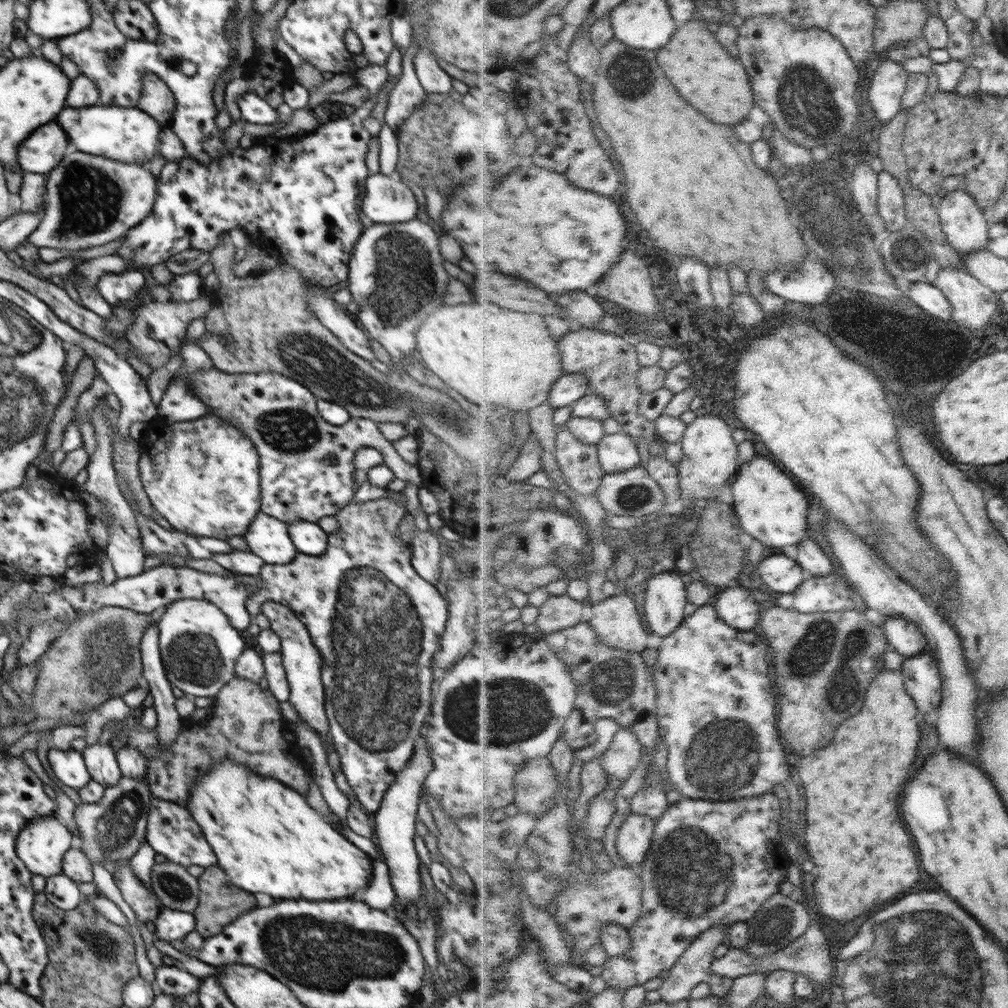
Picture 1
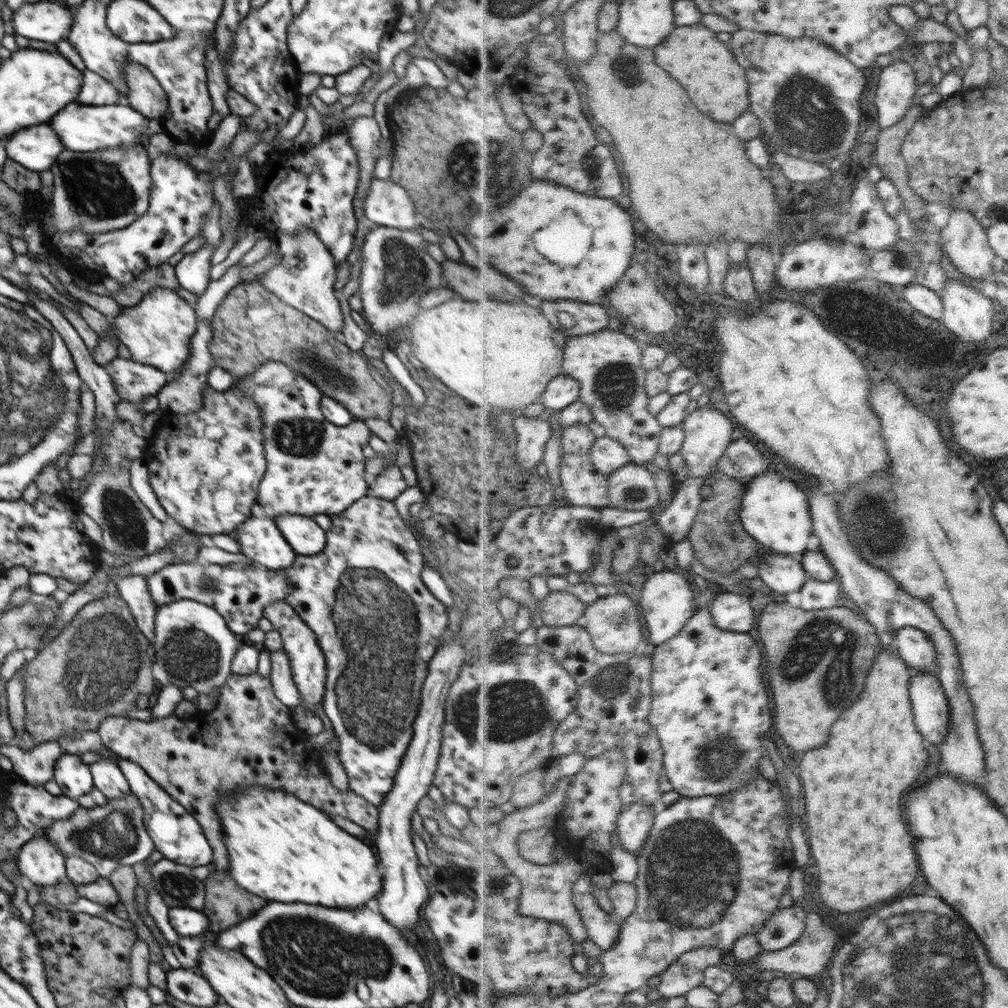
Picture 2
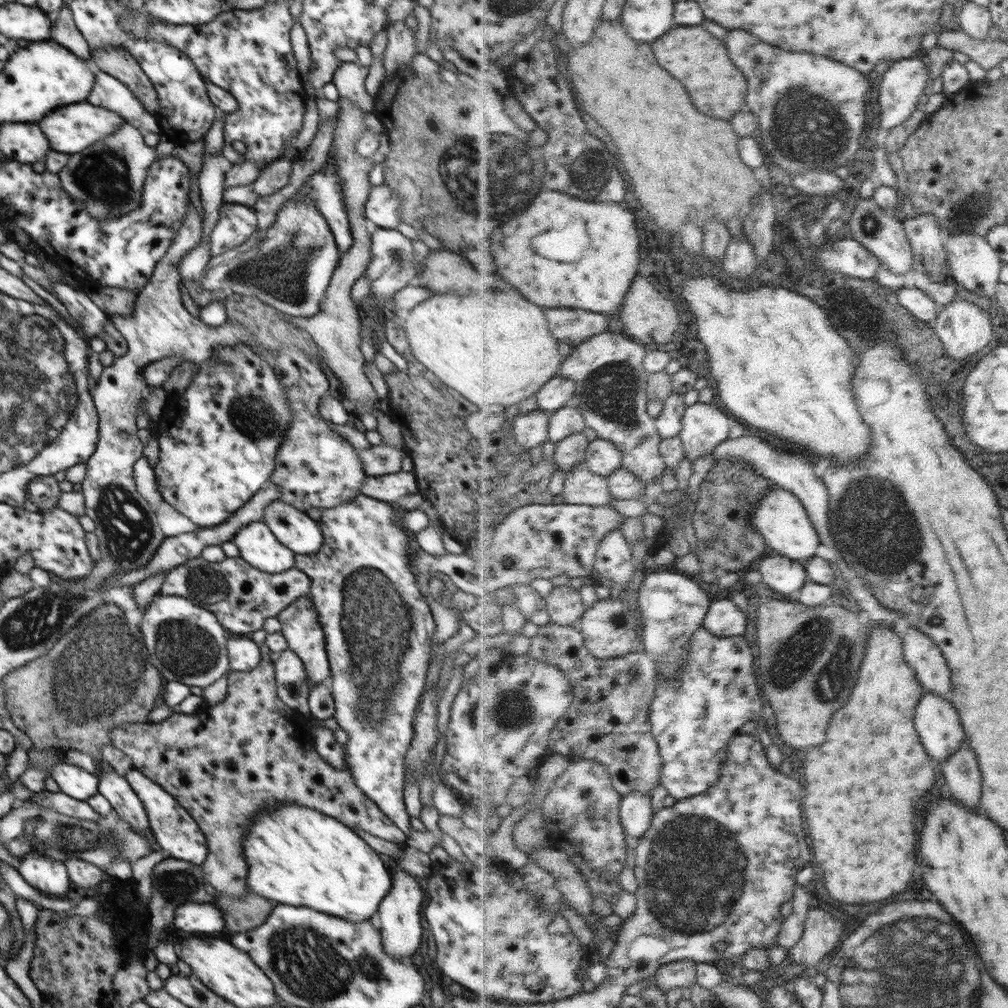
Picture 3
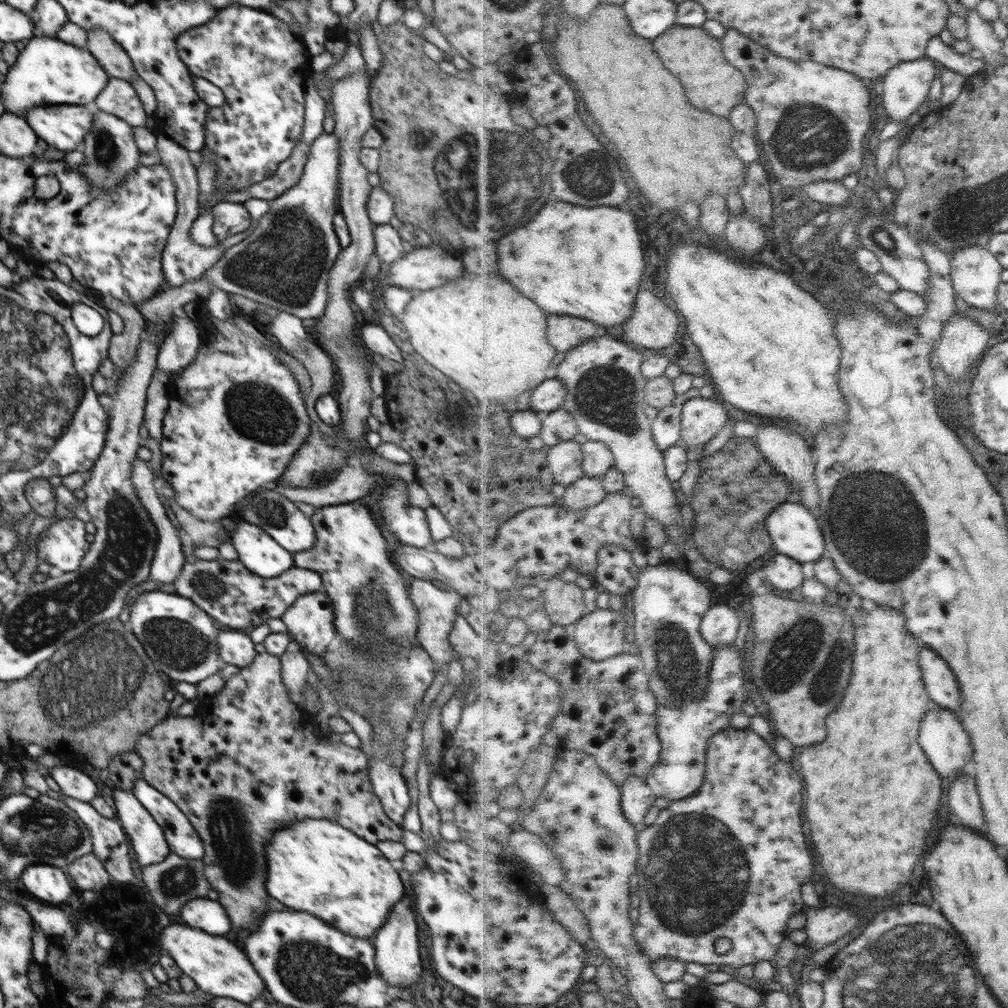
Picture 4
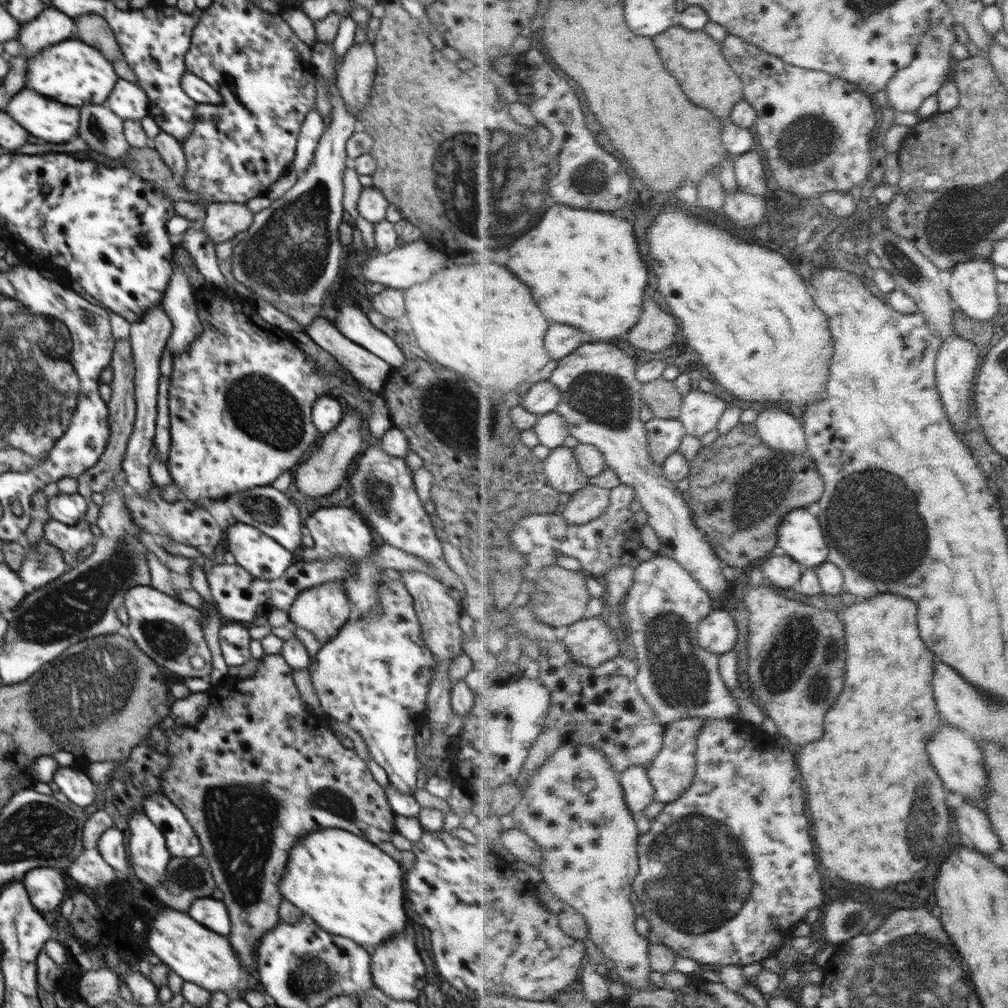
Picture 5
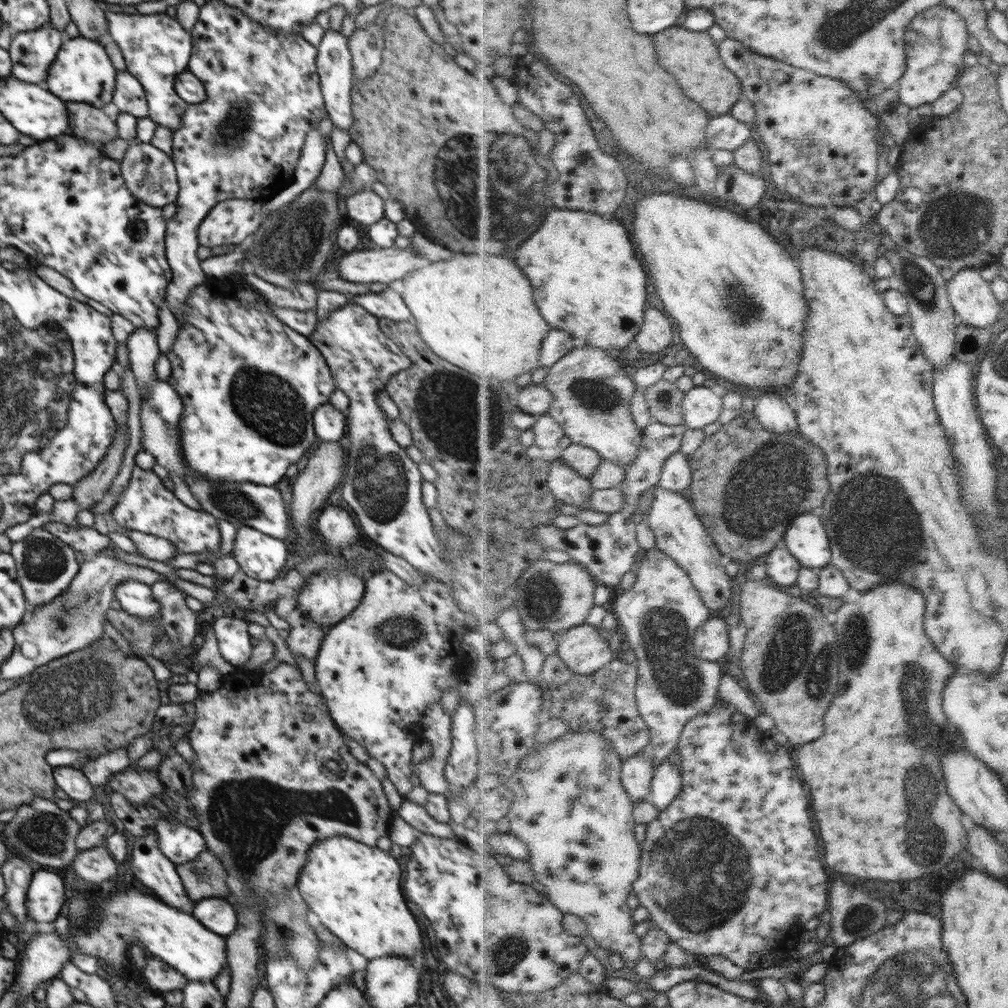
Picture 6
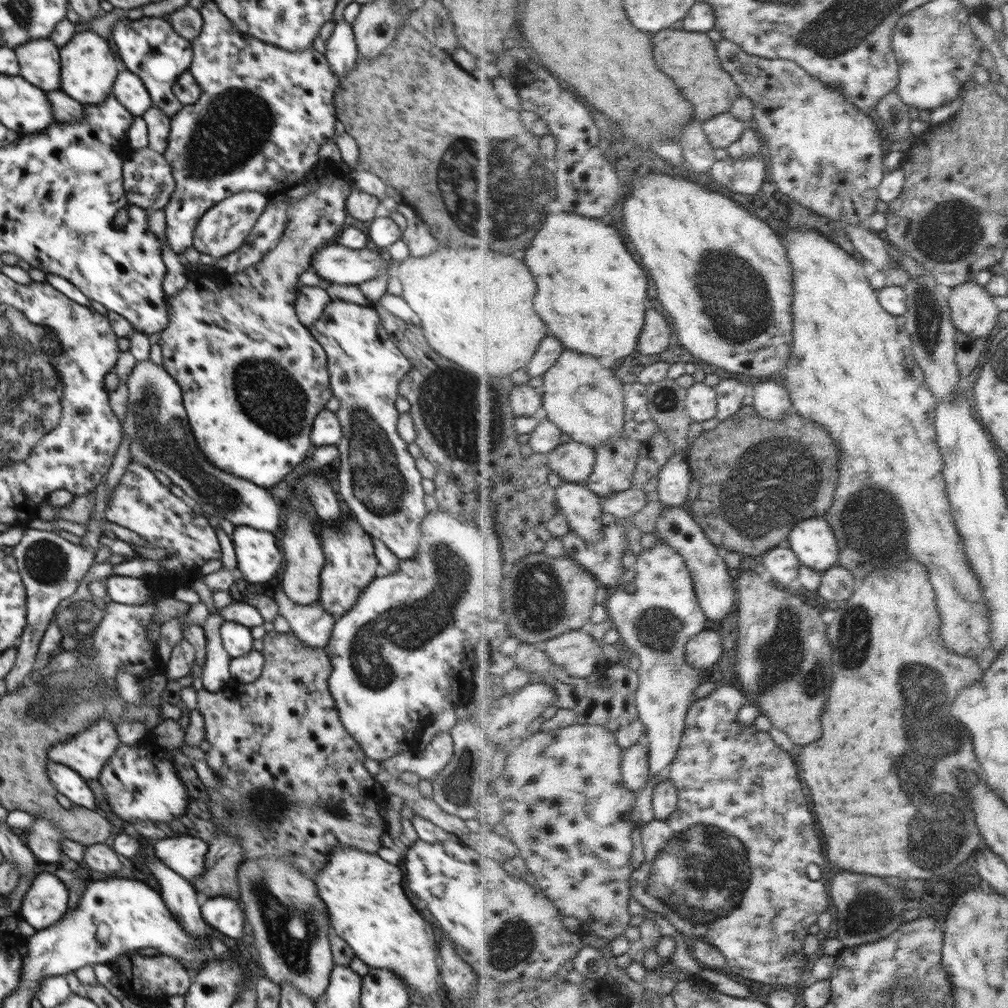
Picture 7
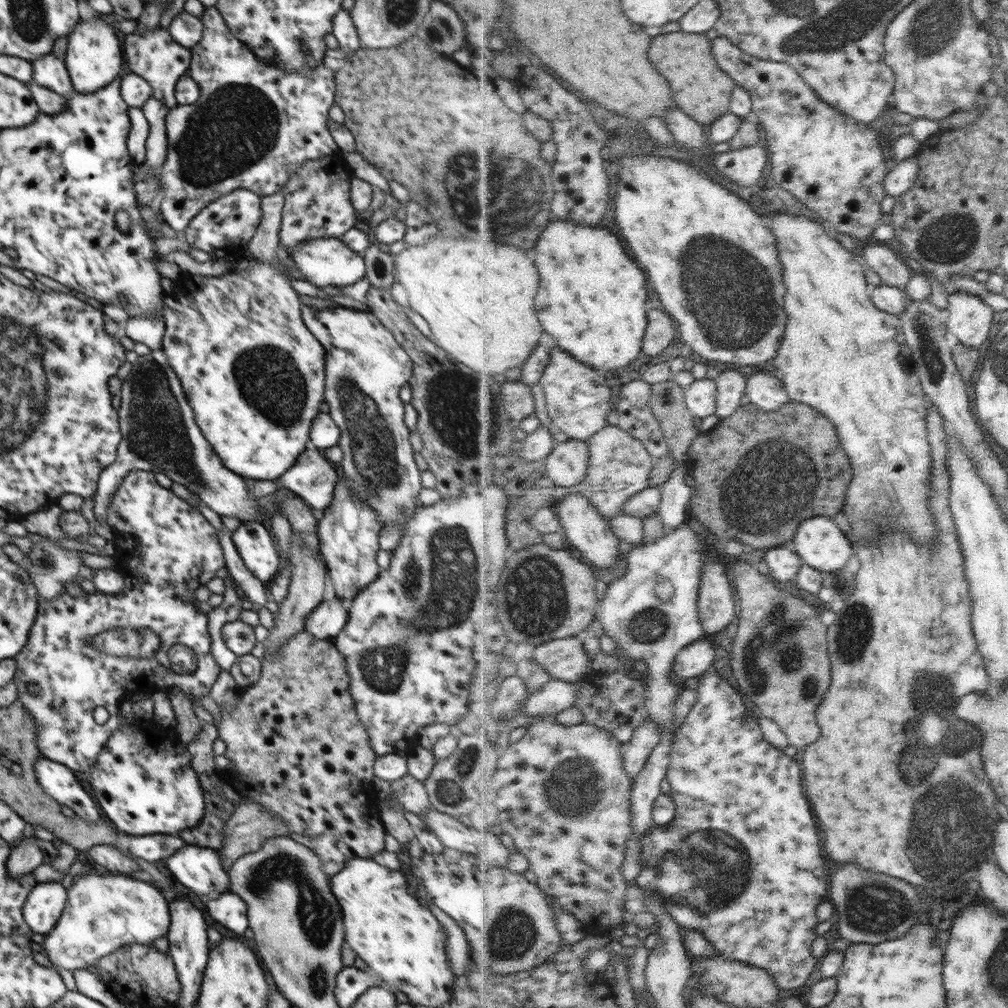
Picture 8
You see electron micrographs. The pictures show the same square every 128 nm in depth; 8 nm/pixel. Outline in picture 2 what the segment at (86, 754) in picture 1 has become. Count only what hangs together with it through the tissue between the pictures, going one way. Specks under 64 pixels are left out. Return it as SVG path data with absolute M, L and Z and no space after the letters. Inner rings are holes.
M102 755L89 765L93 786L108 799L120 799L130 795L129 783L120 771L117 759L113 756Z

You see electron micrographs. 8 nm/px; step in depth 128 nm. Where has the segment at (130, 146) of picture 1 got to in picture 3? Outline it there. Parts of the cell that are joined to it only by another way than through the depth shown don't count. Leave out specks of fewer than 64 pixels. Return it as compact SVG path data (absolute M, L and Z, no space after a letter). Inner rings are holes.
M86 100L61 106L58 110L50 112L48 116L44 116L38 125L42 126L40 129L48 137L52 150L71 155L86 150L94 142L104 140L106 136L114 134L118 126L122 126L126 122L127 120L120 113L110 111L104 107L94 106Z

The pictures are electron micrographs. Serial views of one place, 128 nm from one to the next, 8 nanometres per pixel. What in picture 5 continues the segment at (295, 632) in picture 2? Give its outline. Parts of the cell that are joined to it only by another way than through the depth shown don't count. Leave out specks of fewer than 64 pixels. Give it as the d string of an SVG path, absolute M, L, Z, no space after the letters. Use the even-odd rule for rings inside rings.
M334 579L300 592L289 608L287 610L289 619L296 626L312 632L322 642L328 642L330 638L334 638L338 630L353 617L353 607L352 602L348 600L348 592L340 580Z

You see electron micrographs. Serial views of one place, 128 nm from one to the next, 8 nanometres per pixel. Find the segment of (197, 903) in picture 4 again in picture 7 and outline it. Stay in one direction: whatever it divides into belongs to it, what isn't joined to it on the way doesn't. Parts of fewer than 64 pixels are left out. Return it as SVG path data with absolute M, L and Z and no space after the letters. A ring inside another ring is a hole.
M228 896L212 897L201 900L201 914L210 929L216 929L230 938L238 938L244 928L244 912L239 900Z

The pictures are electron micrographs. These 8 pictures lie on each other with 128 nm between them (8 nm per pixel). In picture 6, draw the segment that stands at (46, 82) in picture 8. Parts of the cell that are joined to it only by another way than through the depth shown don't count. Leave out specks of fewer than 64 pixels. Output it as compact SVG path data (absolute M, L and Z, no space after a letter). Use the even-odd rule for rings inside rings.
M52 23L30 31L22 31L11 40L9 55L12 60L12 78L44 86L46 75L58 50L66 39Z

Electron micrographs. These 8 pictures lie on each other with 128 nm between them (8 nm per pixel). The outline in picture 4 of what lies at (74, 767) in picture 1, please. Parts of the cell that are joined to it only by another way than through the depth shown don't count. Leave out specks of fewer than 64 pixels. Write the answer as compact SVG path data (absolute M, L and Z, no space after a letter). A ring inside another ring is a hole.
M58 765L49 772L66 796L89 803L99 794L96 783L83 771L70 766Z

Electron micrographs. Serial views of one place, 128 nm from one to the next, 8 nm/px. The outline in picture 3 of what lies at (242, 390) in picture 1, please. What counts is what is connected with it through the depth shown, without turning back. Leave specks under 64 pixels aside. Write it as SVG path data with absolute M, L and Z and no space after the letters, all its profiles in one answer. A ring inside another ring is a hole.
M285 347L276 356L277 360L271 366L286 388L285 398L292 419L290 427L284 431L284 441L276 451L276 467L270 475L270 484L278 486L282 492L279 500L305 513L310 508L324 511L350 502L360 495L367 474L358 451L346 438L330 429L319 414L319 402L330 388L328 376L302 349Z

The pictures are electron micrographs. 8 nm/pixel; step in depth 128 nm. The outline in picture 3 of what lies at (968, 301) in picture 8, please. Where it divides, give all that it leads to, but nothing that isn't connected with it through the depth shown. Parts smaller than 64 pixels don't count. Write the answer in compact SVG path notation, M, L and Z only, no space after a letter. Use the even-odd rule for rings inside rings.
M958 231L952 235L948 234L944 243L945 249L949 253L949 266L952 268L952 275L956 284L960 284L962 288L967 288L972 294L978 294L985 298L995 296L1003 263L986 240L986 236Z

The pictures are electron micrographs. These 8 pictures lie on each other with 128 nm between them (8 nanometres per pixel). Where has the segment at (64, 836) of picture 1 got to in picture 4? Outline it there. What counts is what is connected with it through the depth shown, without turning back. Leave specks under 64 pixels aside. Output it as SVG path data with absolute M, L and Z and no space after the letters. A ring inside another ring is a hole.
M32 864L21 875L28 893L41 902L59 906L72 894L72 886L66 874L57 866Z

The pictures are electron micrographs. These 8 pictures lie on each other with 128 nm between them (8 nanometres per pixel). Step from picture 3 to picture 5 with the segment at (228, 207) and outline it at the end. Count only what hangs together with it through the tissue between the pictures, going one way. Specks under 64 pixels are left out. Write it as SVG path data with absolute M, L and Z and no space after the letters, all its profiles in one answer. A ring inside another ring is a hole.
M215 202L208 204L206 216L201 221L208 239L216 244L232 240L234 236L248 230L254 223L255 213L246 203Z

